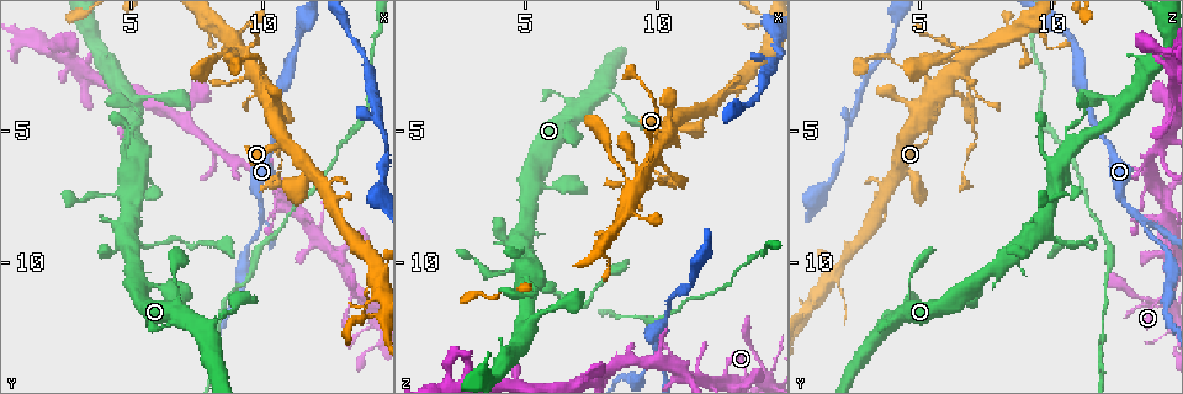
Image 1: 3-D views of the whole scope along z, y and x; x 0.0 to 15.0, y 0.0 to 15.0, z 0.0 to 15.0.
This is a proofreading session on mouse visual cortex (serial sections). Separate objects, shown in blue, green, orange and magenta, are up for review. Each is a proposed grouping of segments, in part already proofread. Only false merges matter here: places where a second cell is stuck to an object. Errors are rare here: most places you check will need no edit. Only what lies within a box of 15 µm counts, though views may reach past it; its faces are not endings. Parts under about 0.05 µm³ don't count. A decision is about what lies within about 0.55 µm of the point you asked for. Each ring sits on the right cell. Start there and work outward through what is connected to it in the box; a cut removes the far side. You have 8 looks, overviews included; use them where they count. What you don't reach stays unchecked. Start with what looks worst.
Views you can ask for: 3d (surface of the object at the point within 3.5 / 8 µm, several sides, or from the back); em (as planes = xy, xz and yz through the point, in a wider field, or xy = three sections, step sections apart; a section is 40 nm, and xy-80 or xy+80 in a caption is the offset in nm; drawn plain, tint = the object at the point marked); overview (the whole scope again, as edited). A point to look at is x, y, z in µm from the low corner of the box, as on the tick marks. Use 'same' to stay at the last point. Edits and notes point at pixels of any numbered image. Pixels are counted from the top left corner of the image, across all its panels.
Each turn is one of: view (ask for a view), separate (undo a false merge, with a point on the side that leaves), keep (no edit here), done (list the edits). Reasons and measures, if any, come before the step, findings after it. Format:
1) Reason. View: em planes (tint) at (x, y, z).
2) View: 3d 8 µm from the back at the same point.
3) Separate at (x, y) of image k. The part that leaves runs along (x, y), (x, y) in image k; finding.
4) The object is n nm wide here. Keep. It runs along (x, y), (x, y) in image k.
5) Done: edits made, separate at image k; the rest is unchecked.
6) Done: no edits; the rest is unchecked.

Side arm on a straight run. View: 3d 3.5 µm at (10.0, 8.4, 13.4).

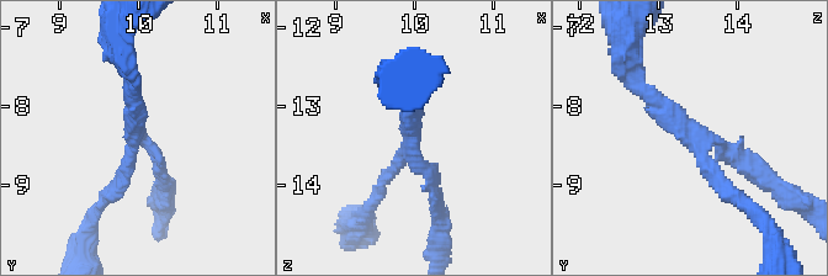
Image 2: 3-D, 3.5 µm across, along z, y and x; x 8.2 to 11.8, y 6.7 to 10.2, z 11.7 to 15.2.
3 arms meet here; the arms are 150, 200, 200 nm wide. View: em planes (tint) at (10.00, 8.35, 13.35).

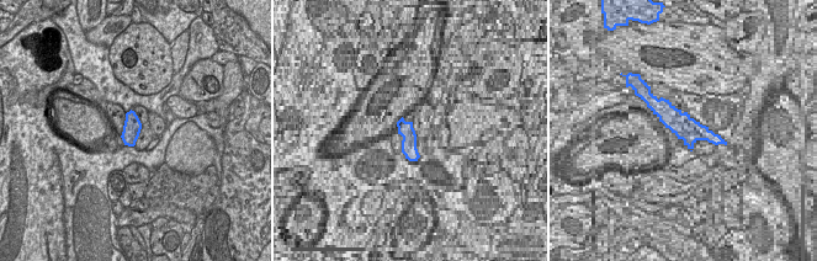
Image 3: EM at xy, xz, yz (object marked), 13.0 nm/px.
The object is 240 nm wide here. Keep. It runs along (635, 72), (736, 196) in image 2; all the same cell.

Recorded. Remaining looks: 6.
Narrows sharply. View: 3d 3.5 µm at (10.8, 5.3, 5.2).

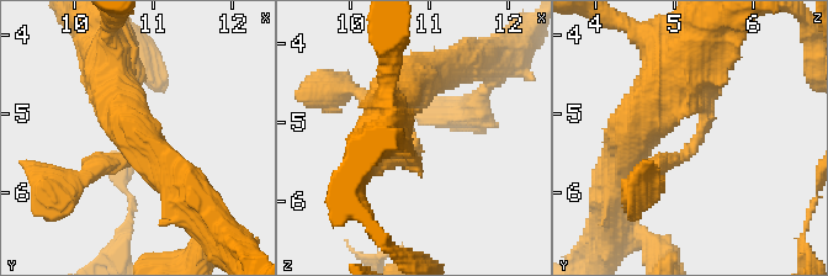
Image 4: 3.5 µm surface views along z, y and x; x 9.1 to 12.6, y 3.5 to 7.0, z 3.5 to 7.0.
The arms are 250, 250 nm wide; need the tissue. View: em xy step 5 (tint) at (10.85, 5.35, 5.30).

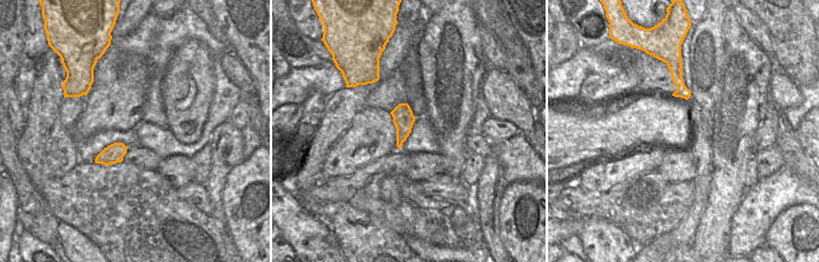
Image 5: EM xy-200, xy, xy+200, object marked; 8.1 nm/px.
Keep. All the same cell.

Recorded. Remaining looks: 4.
Abrupt turn. View: 3d 3.5 µm at (10.0, 3.5, 5.6).

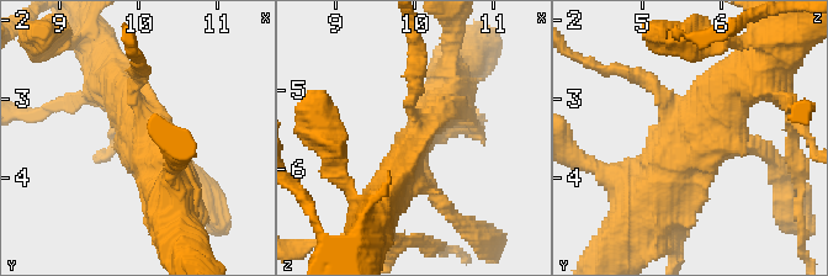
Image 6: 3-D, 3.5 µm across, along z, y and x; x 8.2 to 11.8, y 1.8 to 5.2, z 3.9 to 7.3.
Now the EM. View: em xy step 3 (tint) at (10.10, 3.60, 5.50).

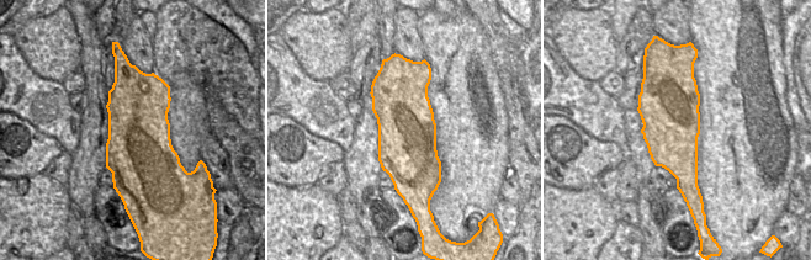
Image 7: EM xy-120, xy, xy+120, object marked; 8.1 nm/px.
Keep. It runs along (657, 216), (659, 178), (732, 86) in image 6; continuous, no second cell.

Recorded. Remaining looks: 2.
Done: no edits; the rest is unchecked.

